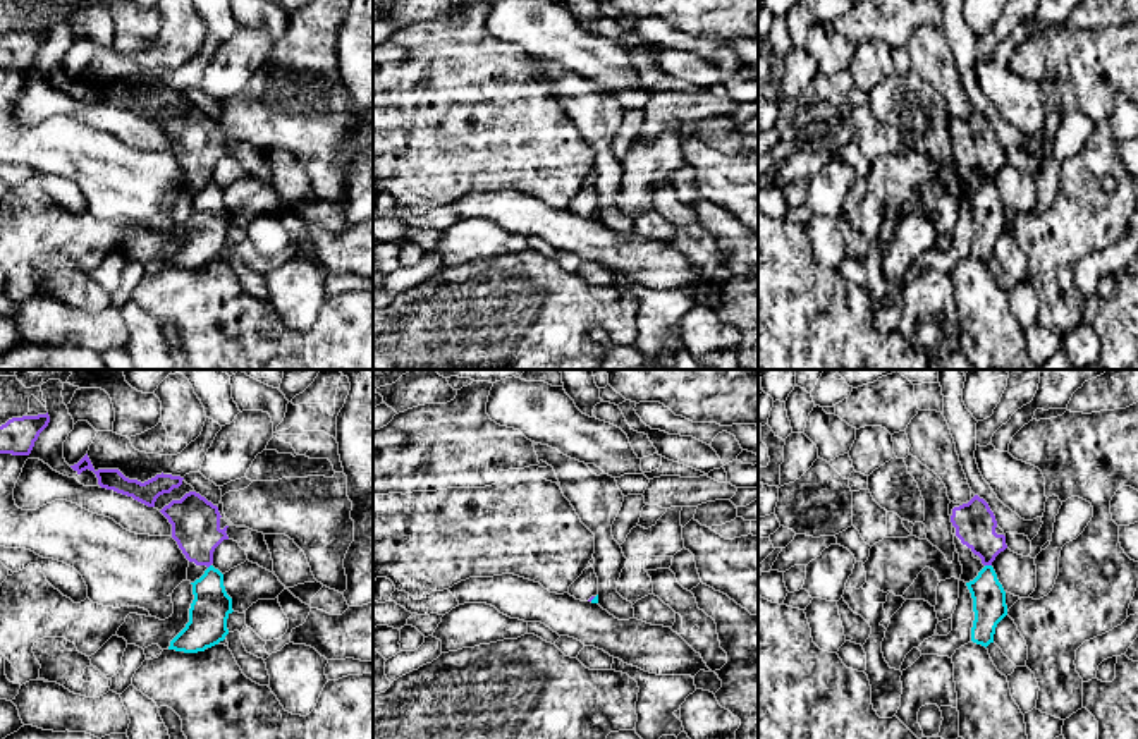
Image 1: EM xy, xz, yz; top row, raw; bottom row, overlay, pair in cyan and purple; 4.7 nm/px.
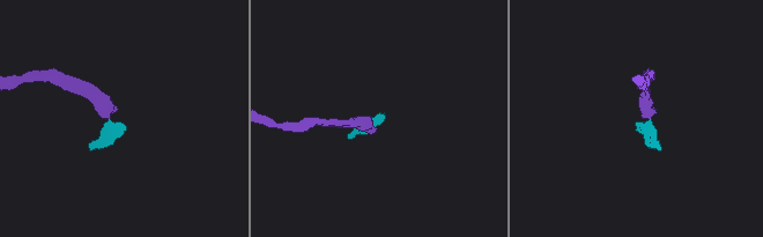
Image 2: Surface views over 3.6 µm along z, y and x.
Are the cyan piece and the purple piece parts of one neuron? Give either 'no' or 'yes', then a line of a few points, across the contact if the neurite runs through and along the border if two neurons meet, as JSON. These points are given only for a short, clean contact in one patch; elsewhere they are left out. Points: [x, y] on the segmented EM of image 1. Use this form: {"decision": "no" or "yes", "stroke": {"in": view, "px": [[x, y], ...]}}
{"decision": "no", "stroke": {"in": "yz", "px": [[985, 564], [991, 566]]}}

